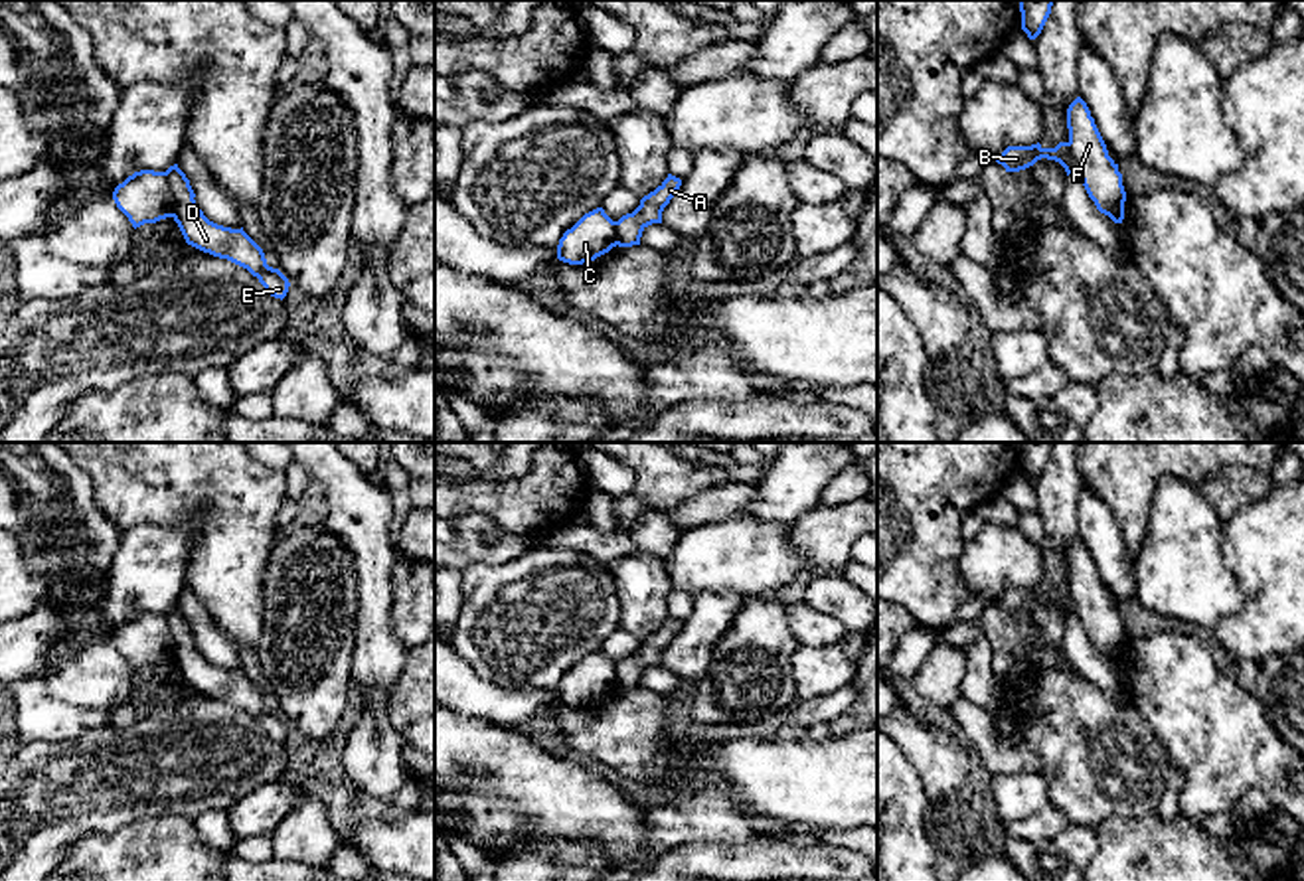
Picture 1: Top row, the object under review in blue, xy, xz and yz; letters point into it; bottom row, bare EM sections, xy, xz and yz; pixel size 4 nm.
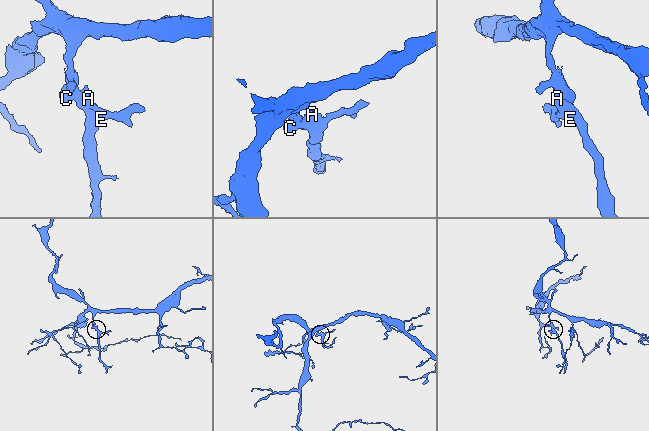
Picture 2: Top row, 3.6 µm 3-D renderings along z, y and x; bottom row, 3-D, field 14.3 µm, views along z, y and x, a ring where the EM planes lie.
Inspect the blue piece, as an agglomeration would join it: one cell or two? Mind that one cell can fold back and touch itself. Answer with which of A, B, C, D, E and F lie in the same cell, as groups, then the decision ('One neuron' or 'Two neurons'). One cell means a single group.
Groups: A D E F / B C. Two neurons

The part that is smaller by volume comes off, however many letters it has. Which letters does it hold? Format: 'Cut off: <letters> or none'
Cut off: A, D, E, F

